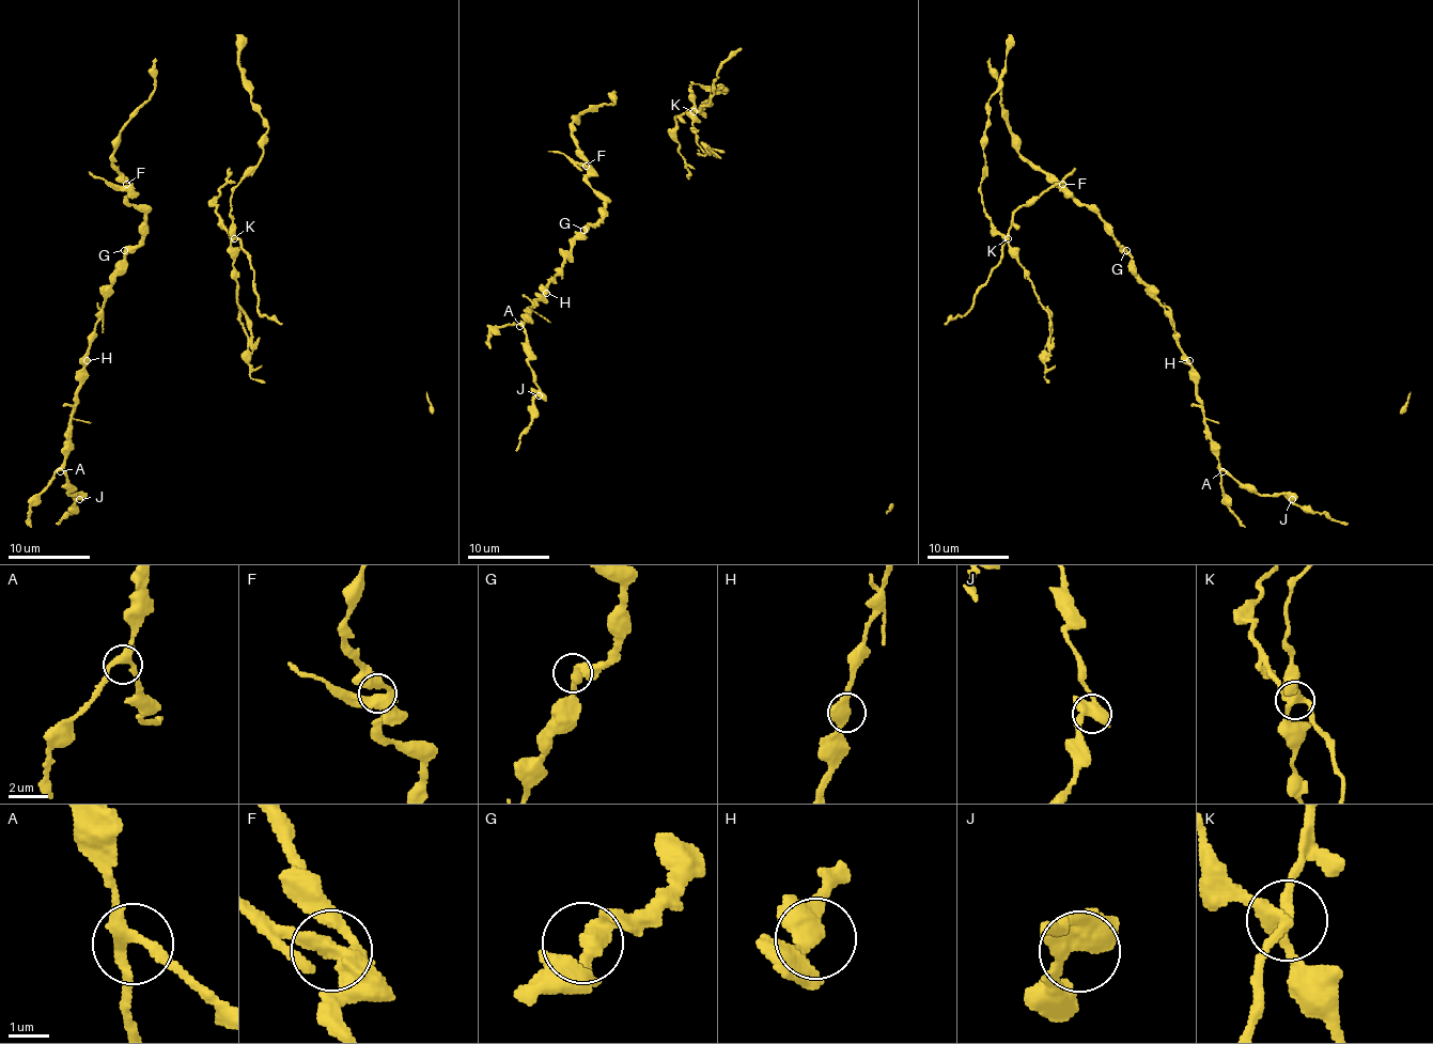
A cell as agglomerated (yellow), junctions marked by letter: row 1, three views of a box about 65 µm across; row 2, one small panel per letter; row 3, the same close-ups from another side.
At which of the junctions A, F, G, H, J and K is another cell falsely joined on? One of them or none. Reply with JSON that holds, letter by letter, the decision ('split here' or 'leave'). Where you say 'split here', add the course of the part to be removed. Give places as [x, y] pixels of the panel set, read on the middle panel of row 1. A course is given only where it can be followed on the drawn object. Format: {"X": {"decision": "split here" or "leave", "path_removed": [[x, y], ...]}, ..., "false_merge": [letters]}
{"A": {"decision": "leave"}, "F": {"decision": "leave"}, "G": {"decision": "leave"}, "H": {"decision": "leave"}, "J": {"decision": "leave"}, "K": {"decision": "split here"}, "false_merge": ["K"]}

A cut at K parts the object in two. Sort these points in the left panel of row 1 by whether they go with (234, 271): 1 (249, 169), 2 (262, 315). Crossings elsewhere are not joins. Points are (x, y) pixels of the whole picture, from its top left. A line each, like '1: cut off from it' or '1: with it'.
1: with it
2: cut off from it

